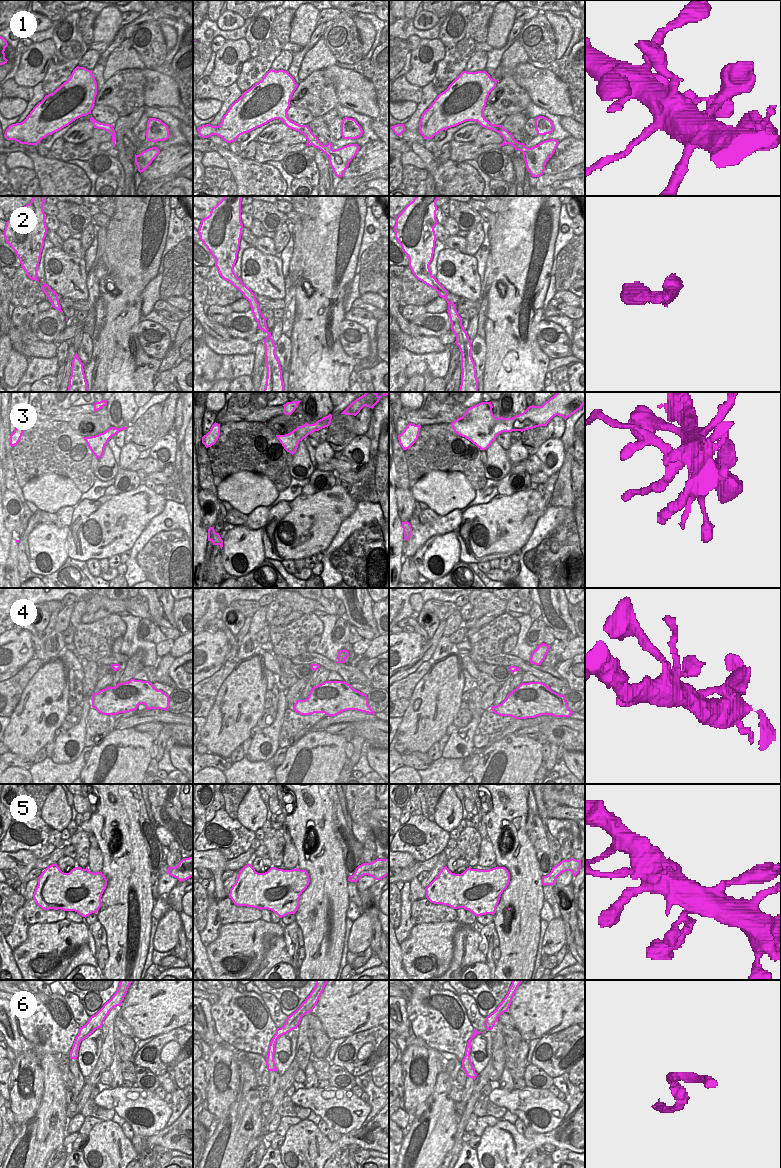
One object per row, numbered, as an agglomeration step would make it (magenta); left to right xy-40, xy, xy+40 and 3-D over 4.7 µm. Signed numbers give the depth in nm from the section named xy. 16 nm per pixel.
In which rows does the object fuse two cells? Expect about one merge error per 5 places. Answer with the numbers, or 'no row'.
3

